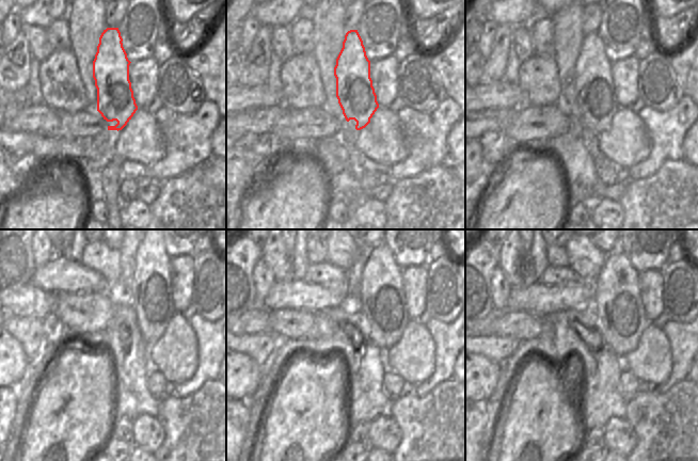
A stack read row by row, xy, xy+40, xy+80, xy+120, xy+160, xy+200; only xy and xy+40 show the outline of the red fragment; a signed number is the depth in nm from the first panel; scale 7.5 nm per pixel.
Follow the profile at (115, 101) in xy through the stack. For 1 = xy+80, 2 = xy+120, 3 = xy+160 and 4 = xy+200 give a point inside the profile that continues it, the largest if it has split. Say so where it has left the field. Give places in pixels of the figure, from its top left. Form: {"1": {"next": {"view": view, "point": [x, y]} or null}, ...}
{"1": {"next": {"view": "xy+80", "point": [595, 92]}}, "2": {"next": {"view": "xy+120", "point": [119, 310]}}, "3": {"next": {"view": "xy+160", "point": [380, 298]}}, "4": {"next": {"view": "xy+200", "point": [621, 319]}}}

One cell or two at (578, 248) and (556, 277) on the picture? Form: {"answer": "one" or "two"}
{"answer": "one"}

